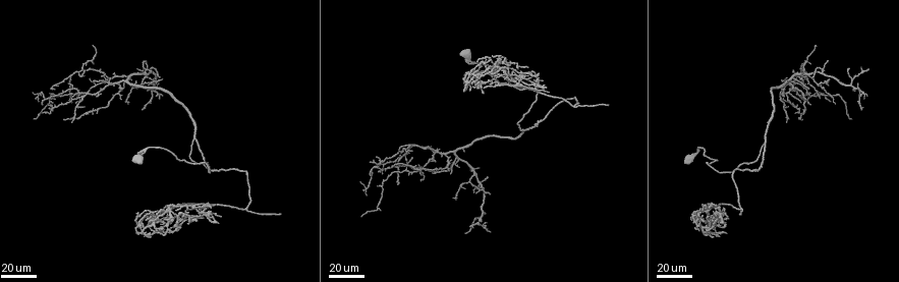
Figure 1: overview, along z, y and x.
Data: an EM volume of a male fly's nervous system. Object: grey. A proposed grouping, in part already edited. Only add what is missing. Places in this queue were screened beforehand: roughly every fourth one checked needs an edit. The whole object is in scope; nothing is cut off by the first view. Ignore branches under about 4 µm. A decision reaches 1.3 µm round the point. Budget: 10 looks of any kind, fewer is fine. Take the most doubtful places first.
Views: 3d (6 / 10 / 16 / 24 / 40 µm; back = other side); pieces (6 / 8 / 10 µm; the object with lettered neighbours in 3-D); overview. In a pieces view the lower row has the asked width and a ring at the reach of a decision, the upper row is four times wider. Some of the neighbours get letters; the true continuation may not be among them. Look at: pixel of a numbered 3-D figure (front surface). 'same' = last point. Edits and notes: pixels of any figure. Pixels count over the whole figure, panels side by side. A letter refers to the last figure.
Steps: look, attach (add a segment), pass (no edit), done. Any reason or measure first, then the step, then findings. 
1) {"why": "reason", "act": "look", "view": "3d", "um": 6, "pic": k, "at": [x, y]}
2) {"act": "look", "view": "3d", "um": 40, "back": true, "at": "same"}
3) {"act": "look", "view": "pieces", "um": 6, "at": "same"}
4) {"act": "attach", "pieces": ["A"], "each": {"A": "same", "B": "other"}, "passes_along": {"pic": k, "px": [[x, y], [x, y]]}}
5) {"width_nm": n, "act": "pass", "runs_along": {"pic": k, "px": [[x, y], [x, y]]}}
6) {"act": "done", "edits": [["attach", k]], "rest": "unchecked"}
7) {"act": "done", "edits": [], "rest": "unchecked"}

{"why": "long arm stops here", "act": "look", "view": "3d", "um": 40, "pic": 1, "at": [608, 105]}

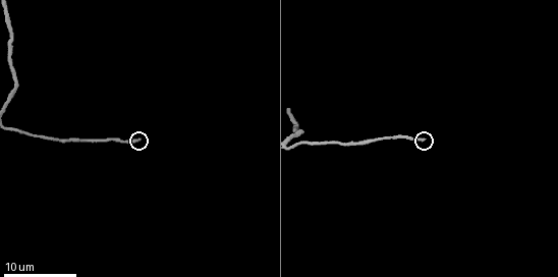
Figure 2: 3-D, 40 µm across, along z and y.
{"act": "look", "view": "pieces", "um": 6, "pic": 2, "at": [138, 141]}

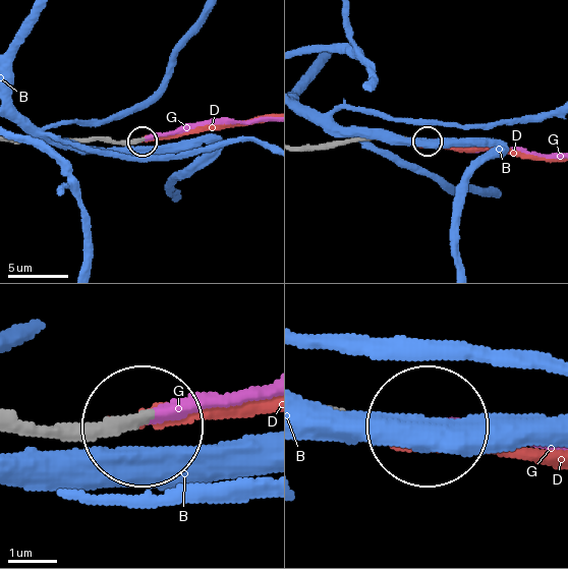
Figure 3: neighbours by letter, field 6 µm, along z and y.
{"width_nm": 220, "act": "attach", "pieces": ["G"], "each": {"B": "other", "D": "other", "G": "same"}, "passes_along": {"pic": 3, "px": [[23, 421], [121, 425], [267, 397]]}, "found": "the cell continues"}

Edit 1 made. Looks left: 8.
{"why": "an open end", "act": "look", "view": "3d", "um": 24, "pic": 1, "at": [716, 204]}

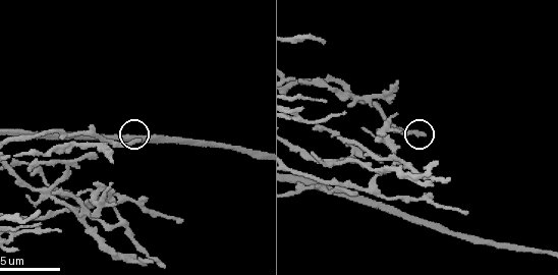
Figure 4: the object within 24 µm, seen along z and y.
{"why": "see the neighbours", "act": "look", "view": "pieces", "um": 6, "pic": 4, "at": [140, 142]}

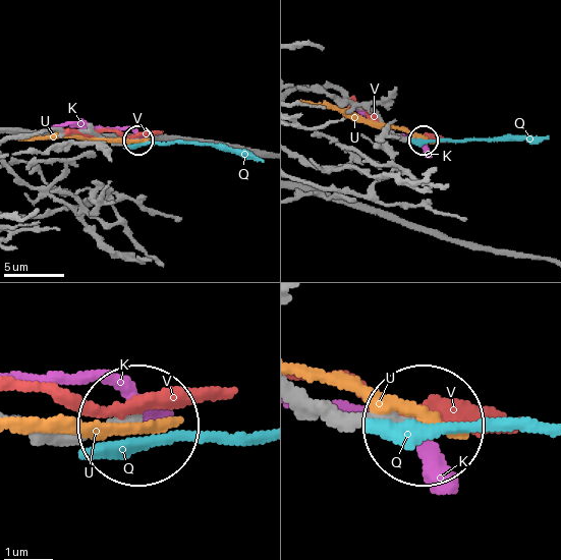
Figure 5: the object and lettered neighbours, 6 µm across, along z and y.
{"act": "pass", "each": {"K": "other", "Q": "other", "U": "other", "V": "other"}, "runs_along": {"pic": 5, "px": [[306, 390], [424, 423]]}, "found": "none of them fits"}

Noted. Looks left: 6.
{"act": "look", "view": "pieces", "um": 8, "pic": 4, "at": [397, 84]}

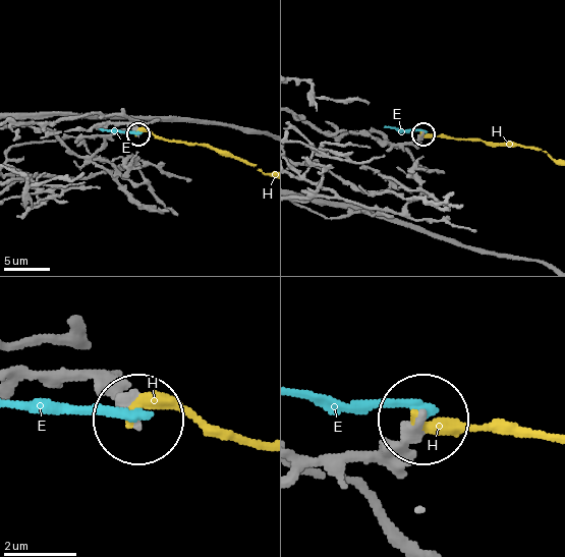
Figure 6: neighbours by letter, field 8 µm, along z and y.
{"act": "pass", "each": {"E": "other", "H": "other"}, "runs_along": {"pic": 6, "px": [[13, 120], [34, 122], [50, 131], [125, 122], [138, 133]]}, "found": "no lettered segment goes on from it"}

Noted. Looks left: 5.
{"why": "an open end", "act": "look", "view": "3d", "um": 24, "pic": 1, "at": [794, 71]}

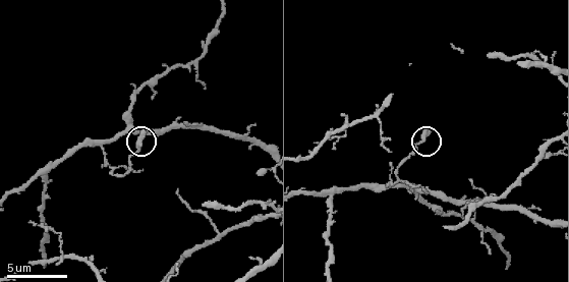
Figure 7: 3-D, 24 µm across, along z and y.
{"why": "what lies round it", "act": "look", "view": "pieces", "um": 10, "pic": 7, "at": [142, 132]}

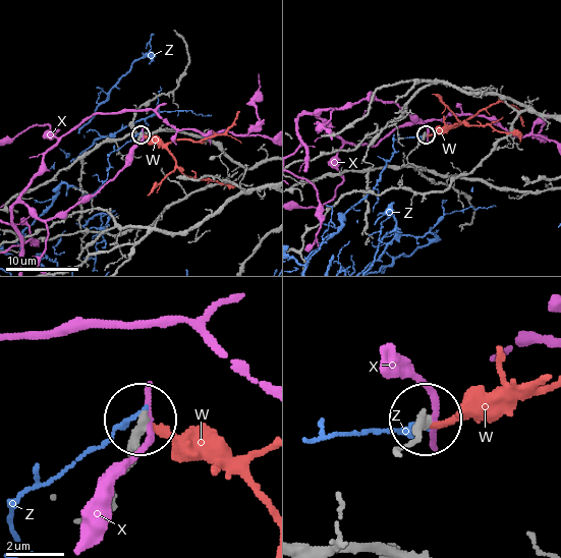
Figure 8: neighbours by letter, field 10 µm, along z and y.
{"act": "pass", "each": {"W": "other", "X": "other", "Z": "other"}, "found": "none of them fits"}

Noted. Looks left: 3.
{"why": "free end", "act": "look", "view": "3d", "um": 24, "pic": 1, "at": [137, 212]}

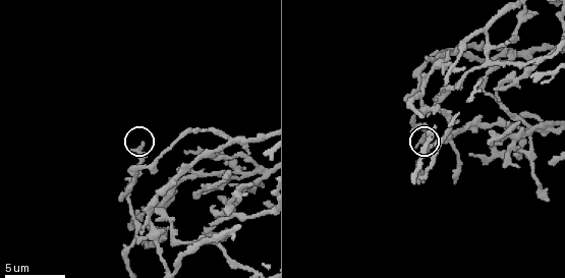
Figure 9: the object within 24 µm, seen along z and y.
{"why": "see the neighbours", "act": "look", "view": "pieces", "um": 8, "pic": 9, "at": [142, 142]}

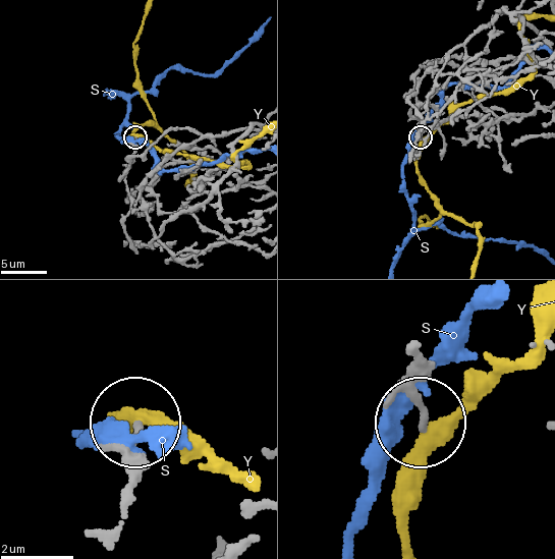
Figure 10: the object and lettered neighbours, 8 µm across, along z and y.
{"act": "pass", "each": {"S": "other", "Y": "other"}, "runs_along": {"pic": 10, "px": [[410, 356], [423, 416]]}, "found": "none of them fits"}

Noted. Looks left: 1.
{"act": "done", "edits": [["attach", 3]], "rest": "unchecked"}

